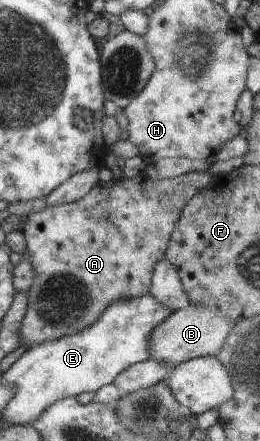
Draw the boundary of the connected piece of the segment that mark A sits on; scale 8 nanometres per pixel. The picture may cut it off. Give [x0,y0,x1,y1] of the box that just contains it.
[22,171,214,348]

